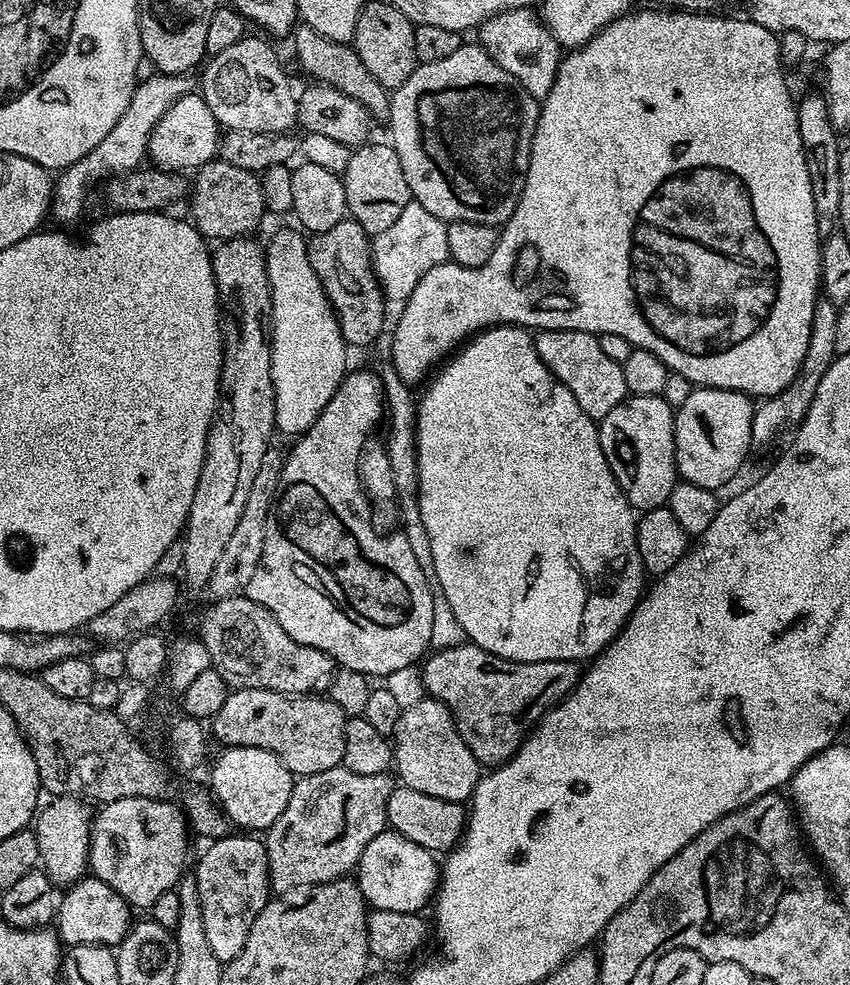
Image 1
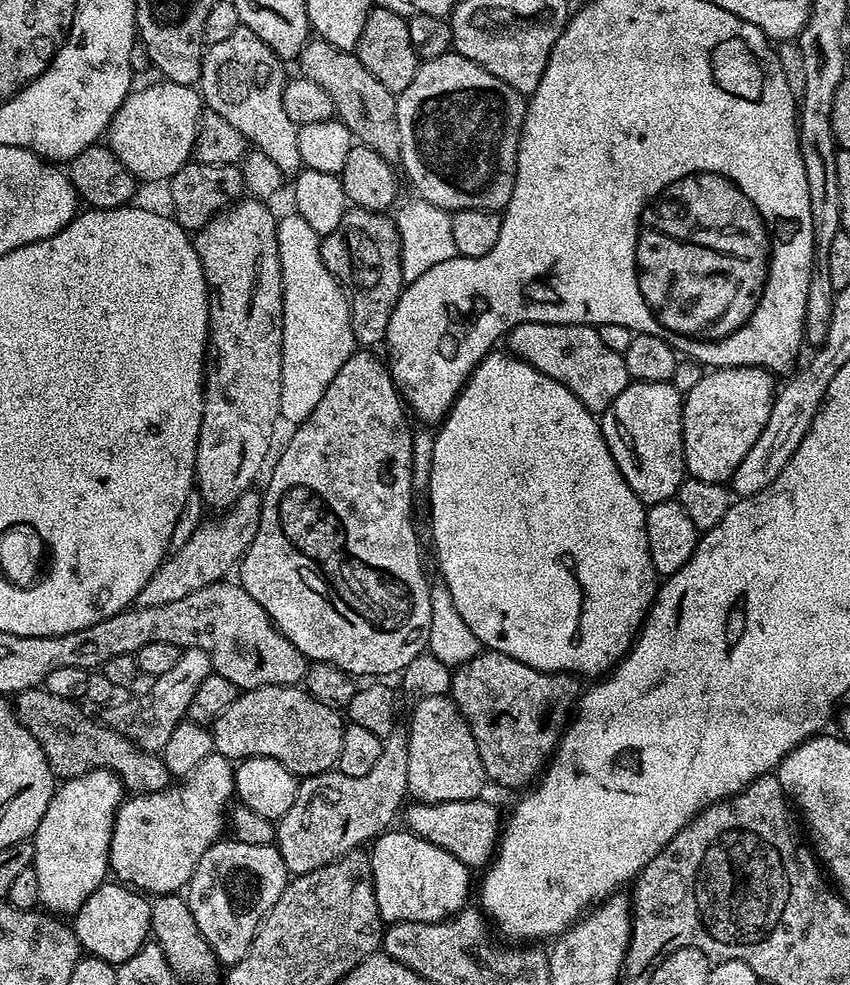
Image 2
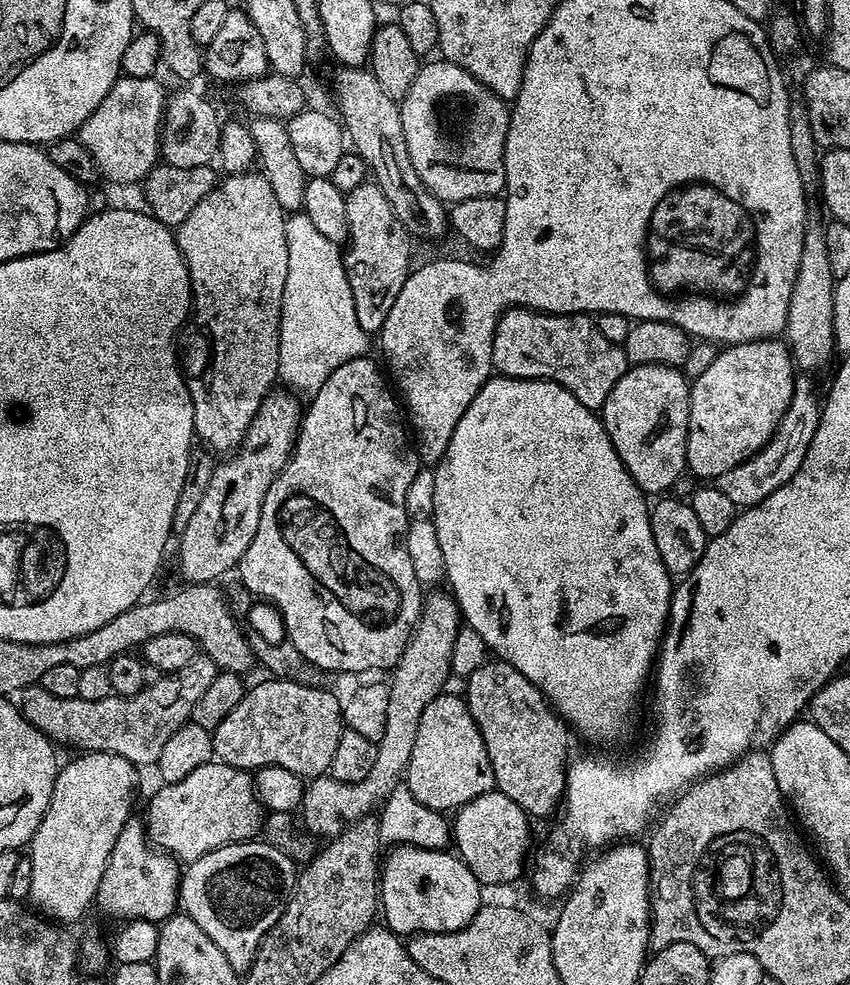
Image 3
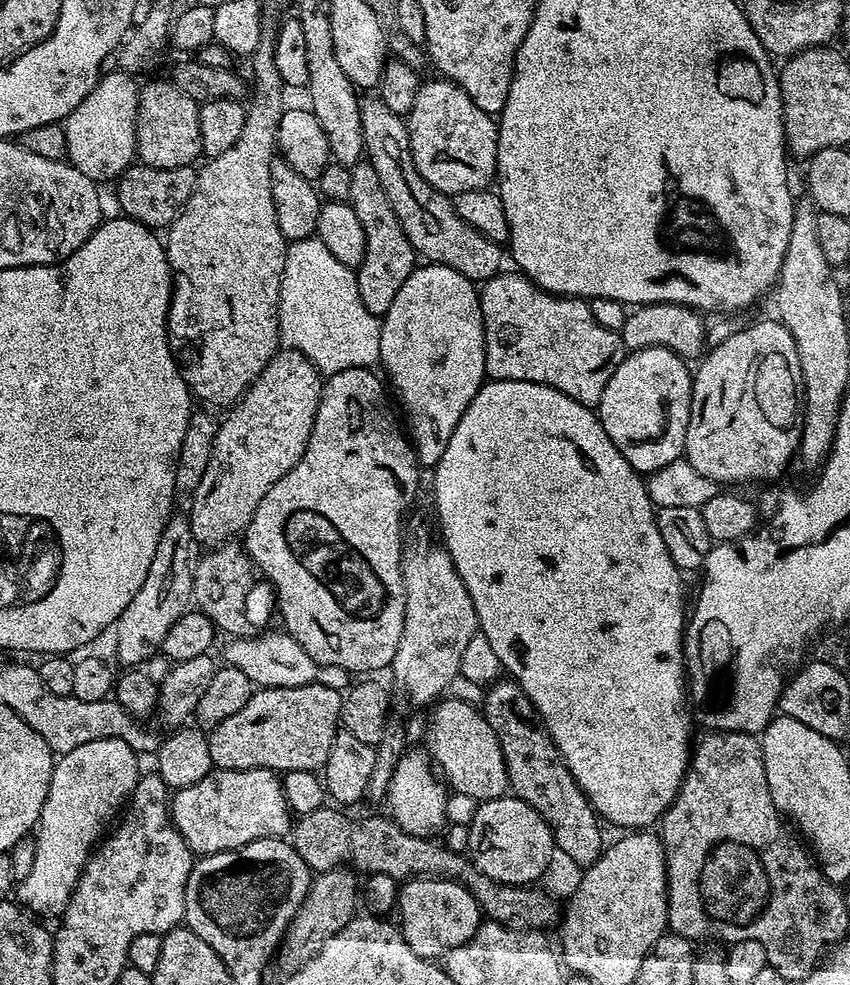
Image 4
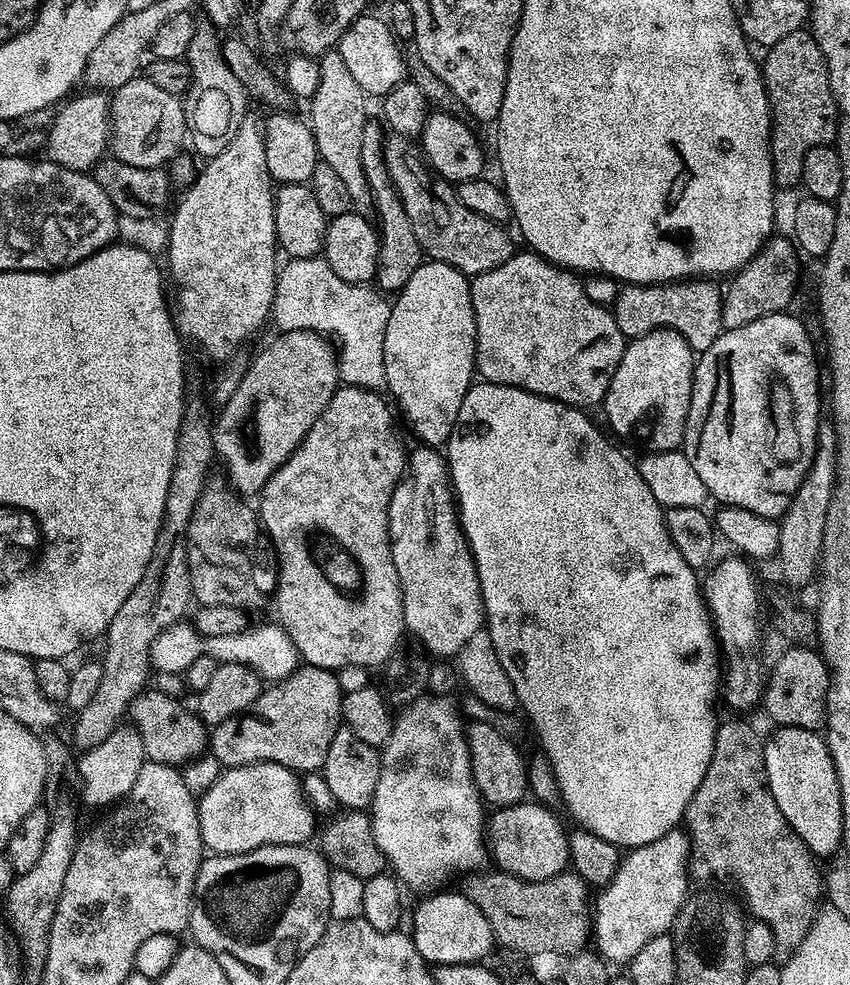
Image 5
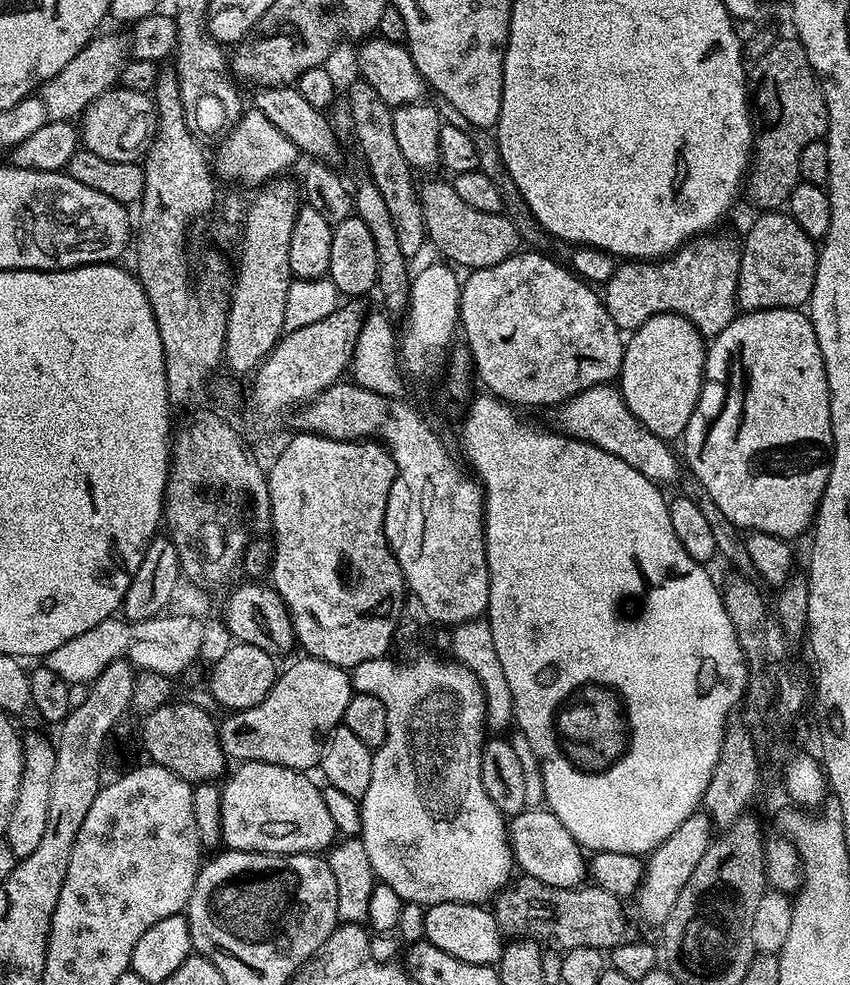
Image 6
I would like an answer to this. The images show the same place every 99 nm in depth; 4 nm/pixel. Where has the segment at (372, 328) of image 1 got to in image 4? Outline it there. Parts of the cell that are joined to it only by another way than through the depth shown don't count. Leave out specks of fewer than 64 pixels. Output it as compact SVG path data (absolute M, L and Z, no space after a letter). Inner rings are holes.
M361 162L351 165L347 203L351 204L354 214L358 214L362 230L366 230L366 254L359 268L355 269L358 294L372 314L383 318L394 303L398 290L402 290L402 282L406 282L412 269L417 267L418 257L410 238L406 238L406 230L402 230L398 222L398 214L394 214L390 206L390 198L386 198L386 190L382 190L382 182L378 182L378 174L372 164Z

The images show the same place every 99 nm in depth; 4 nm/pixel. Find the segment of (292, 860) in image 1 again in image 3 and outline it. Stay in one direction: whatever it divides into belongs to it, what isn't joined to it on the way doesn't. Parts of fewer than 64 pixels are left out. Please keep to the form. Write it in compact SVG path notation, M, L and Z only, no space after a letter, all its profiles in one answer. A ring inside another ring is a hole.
M447 591L444 592L423 597L420 621L416 623L416 629L412 631L406 650L400 655L400 661L391 669L386 734L382 734L378 742L374 767L370 769L370 774L353 784L338 782L332 775L325 774L315 777L305 787L304 801L300 803L298 816L302 821L303 831L313 837L336 837L356 820L368 813L375 813L394 790L394 786L405 777L410 754L414 750L414 737L418 735L418 718L422 718L422 710L426 710L426 706L430 706L430 702L434 702L434 698L444 691L444 683L452 674L454 642L462 627L460 607Z

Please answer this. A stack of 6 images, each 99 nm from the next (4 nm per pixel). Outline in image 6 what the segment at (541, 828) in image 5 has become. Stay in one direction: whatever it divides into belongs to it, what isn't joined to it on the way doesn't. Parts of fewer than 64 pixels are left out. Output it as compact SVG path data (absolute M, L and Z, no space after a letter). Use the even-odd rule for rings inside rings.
M525 807L524 811L511 817L508 824L508 846L512 849L515 867L523 875L533 876L546 886L578 888L586 880L586 852L576 843L575 838L558 822L558 818L547 807Z

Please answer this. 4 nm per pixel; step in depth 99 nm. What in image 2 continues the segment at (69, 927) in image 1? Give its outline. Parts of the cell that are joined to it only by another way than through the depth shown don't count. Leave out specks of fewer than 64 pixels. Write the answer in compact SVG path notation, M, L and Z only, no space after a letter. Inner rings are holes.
M105 882L82 903L75 912L74 921L81 949L87 955L105 960L107 964L119 966L134 958L134 954L149 943L152 935L152 900L126 884Z

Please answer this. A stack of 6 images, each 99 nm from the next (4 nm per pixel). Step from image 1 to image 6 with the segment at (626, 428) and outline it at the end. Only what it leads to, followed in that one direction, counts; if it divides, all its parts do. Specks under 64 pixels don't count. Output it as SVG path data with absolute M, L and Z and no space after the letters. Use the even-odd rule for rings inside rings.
M673 312L652 316L627 337L618 377L620 396L650 434L669 442L683 437L704 384L705 355L705 337L685 316Z

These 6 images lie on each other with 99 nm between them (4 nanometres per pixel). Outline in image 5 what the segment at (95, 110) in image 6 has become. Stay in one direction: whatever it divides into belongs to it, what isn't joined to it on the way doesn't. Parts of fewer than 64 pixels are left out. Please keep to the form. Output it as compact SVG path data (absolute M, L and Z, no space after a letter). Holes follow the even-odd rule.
M139 74L117 89L110 98L112 134L110 152L115 159L130 166L164 168L185 151L189 139L188 115L184 113L181 97L154 86L147 75Z

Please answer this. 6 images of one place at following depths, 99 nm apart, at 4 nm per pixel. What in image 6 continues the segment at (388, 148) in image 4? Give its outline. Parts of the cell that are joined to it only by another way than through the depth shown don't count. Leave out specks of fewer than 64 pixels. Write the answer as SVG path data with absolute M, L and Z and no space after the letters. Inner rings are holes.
M447 179L428 180L419 185L418 191L427 243L431 247L433 244L445 256L441 256L445 261L461 264L464 270L498 266L498 262L516 255L521 247L518 230L507 216L482 214L482 210L474 210L474 206L466 206L466 202L454 194Z

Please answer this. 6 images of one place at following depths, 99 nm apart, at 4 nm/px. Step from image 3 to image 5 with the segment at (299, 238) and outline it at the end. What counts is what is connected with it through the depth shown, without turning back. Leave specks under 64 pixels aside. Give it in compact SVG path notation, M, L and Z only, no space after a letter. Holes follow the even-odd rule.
M323 255L310 258L289 259L288 265L279 269L276 278L276 297L272 303L271 323L277 324L280 332L290 330L310 330L329 338L340 336L338 343L338 363L340 378L345 385L353 388L383 389L386 385L386 366L384 365L384 335L386 322L390 322L391 303L375 287L367 284L351 284L338 278L334 270L324 261Z

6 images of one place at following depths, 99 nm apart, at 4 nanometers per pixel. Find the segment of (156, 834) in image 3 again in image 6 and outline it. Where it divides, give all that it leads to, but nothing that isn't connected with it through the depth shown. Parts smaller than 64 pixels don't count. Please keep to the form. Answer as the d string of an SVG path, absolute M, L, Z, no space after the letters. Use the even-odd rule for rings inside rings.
M253 760L241 763L237 768L240 769L223 781L220 790L220 834L229 849L238 852L275 852L289 856L292 852L320 854L332 848L338 833L330 813L326 811L321 785L316 785L308 777L311 775L295 768Z

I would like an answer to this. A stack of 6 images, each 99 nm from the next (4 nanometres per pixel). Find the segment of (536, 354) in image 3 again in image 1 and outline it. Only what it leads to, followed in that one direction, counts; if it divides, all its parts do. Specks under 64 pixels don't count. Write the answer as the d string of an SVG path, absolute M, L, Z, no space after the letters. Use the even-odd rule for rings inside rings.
M540 330L535 333L538 358L578 398L578 406L597 422L604 420L618 402L629 395L624 365L614 362L602 351L599 339L591 332L578 330Z

